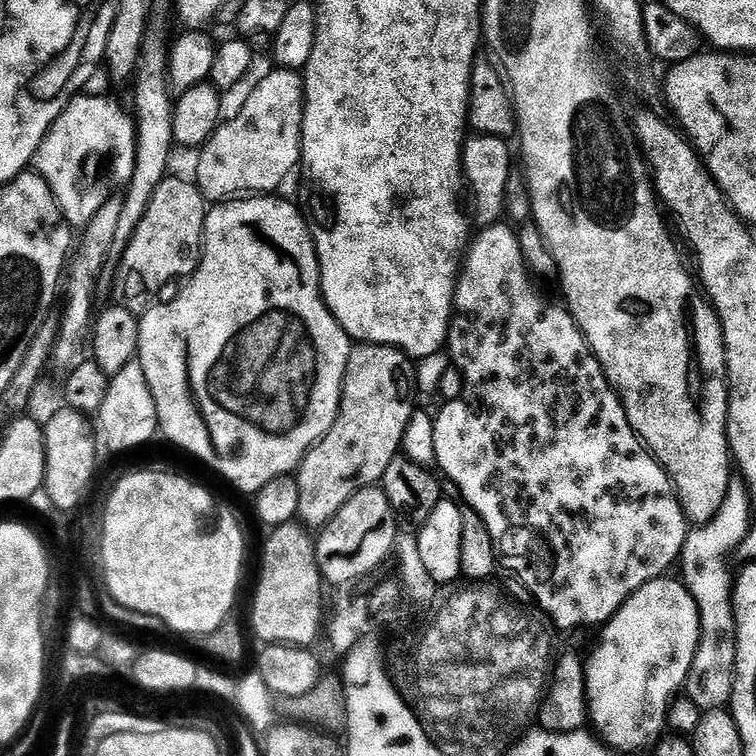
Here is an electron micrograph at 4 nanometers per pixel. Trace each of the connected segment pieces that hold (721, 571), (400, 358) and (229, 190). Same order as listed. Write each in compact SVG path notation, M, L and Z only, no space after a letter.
M733 478L728 482L728 493L710 522L693 527L688 533L679 563L684 564L683 583L700 611L700 645L692 669L688 671L687 699L700 708L701 713L719 712L732 702L734 690L734 658L736 657L736 627L732 609L733 573L728 573L724 559L731 557L747 538L752 521L753 499L744 487L744 481Z
M361 343L353 347L350 354L348 369L344 375L344 393L340 396L340 414L336 417L334 426L320 439L304 456L295 480L300 487L301 501L298 502L298 520L308 530L323 530L350 502L356 492L364 488L379 485L386 474L387 467L401 455L401 444L406 434L407 424L411 420L414 409L412 392L414 384L410 379L409 357L399 348L388 348L384 344Z
M277 67L277 72L269 74L265 80L260 80L256 84L256 89L249 94L244 100L244 105L240 108L240 113L233 120L225 119L217 128L215 134L208 139L208 143L203 148L199 149L198 156L200 162L196 166L195 175L202 178L204 189L209 192L213 201L219 202L221 205L230 204L233 202L247 202L257 194L272 194L280 188L288 180L288 175L302 164L302 145L304 142L304 77L299 71L288 71L287 68Z

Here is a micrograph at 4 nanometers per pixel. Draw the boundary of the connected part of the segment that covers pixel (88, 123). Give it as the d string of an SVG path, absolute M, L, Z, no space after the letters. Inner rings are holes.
M81 94L68 103L68 108L52 123L52 128L44 135L44 141L36 152L34 167L56 179L60 192L68 201L76 224L82 230L93 228L117 204L130 201L139 173L135 169L137 151L137 121L133 113L123 108L108 96L88 96ZM99 156L108 159L108 168L88 168L91 160Z

